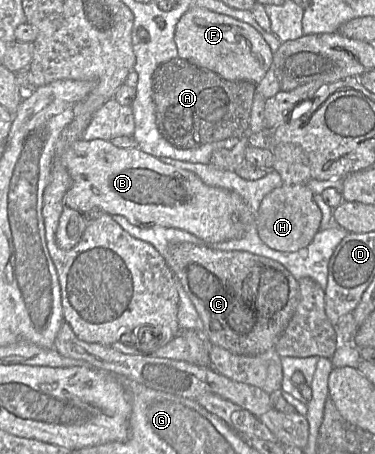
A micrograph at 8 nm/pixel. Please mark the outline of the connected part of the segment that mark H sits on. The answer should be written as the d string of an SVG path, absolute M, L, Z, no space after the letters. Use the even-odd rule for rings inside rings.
M274 142L272 153L274 163L271 170L276 171L281 179L282 185L269 194L267 194L259 207L256 219L258 235L260 239L270 248L281 252L295 252L305 248L313 240L315 234L319 231L322 219L322 212L314 201L314 193L307 186L307 182L312 179L310 162L303 149L292 143Z

